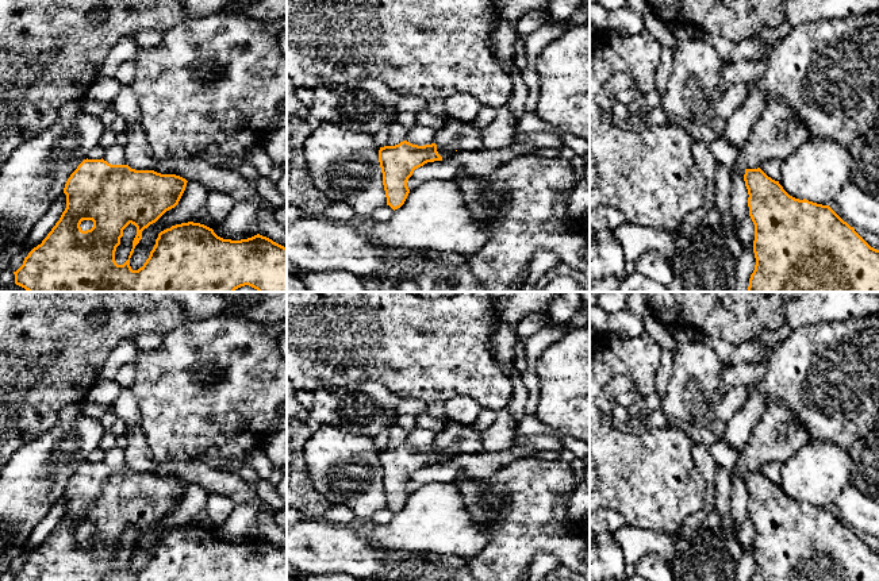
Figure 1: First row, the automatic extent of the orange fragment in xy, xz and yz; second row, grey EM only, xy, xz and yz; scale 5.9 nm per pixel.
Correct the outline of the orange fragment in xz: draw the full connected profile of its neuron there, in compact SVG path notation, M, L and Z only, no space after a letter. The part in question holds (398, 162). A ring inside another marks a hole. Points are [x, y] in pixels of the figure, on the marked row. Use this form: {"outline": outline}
{"outline": "M403 141L395 146L380 147L379 162L387 205L394 211L400 208L410 193L407 181L414 170L434 161L442 161L435 143L418 146Z"}

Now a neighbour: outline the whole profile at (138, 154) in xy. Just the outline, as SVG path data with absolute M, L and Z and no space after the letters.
M141 120L127 124L127 142L124 143L126 165L135 170L151 170L157 163L149 146Z

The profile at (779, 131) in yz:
M775 99L767 103L753 123L733 169L744 177L746 169L757 169L767 159L786 159L807 139L809 132L801 118L780 99Z

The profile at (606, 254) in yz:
M602 228L590 242L590 278L615 277L626 278L625 253L614 232Z

